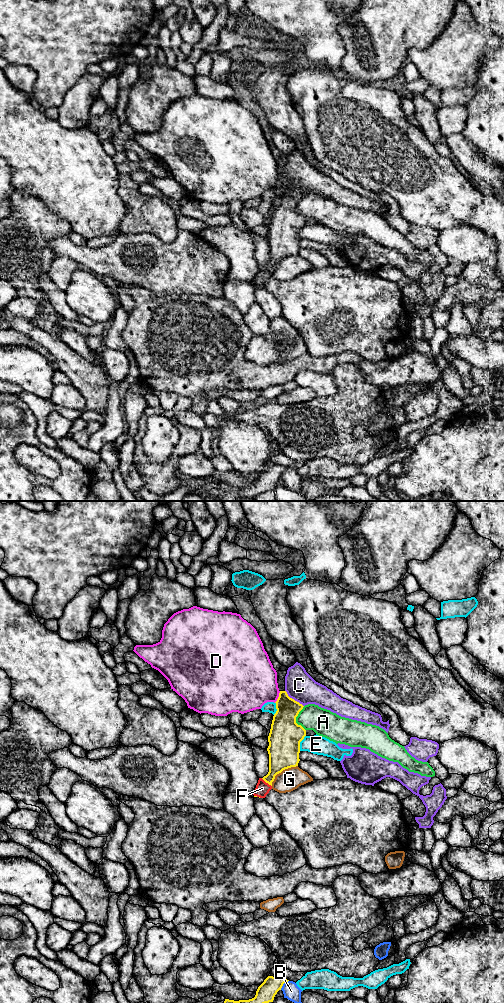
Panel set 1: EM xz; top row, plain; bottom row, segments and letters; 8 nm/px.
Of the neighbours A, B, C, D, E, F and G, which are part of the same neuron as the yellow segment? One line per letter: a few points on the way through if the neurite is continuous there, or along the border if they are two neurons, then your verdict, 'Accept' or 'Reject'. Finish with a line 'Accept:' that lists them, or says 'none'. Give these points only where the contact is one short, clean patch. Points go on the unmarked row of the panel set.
A: Reject
B: Reject
C: Reject
D: Reject
E: Reject
F: Boundary: xz (261, 266), (271, 274). Reject
G: Reject
Accept: none

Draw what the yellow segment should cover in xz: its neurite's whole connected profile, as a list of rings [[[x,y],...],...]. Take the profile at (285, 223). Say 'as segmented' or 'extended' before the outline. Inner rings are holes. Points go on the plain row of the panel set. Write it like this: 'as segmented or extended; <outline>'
as segmented; [[[280,179],[276,191],[276,201],[273,204],[270,221],[268,224],[269,234],[269,260],[262,267],[272,274],[275,264],[283,258],[296,255],[300,249],[300,230],[306,224],[306,218],[296,211],[296,205],[303,197],[303,193],[290,186],[286,179]]]

